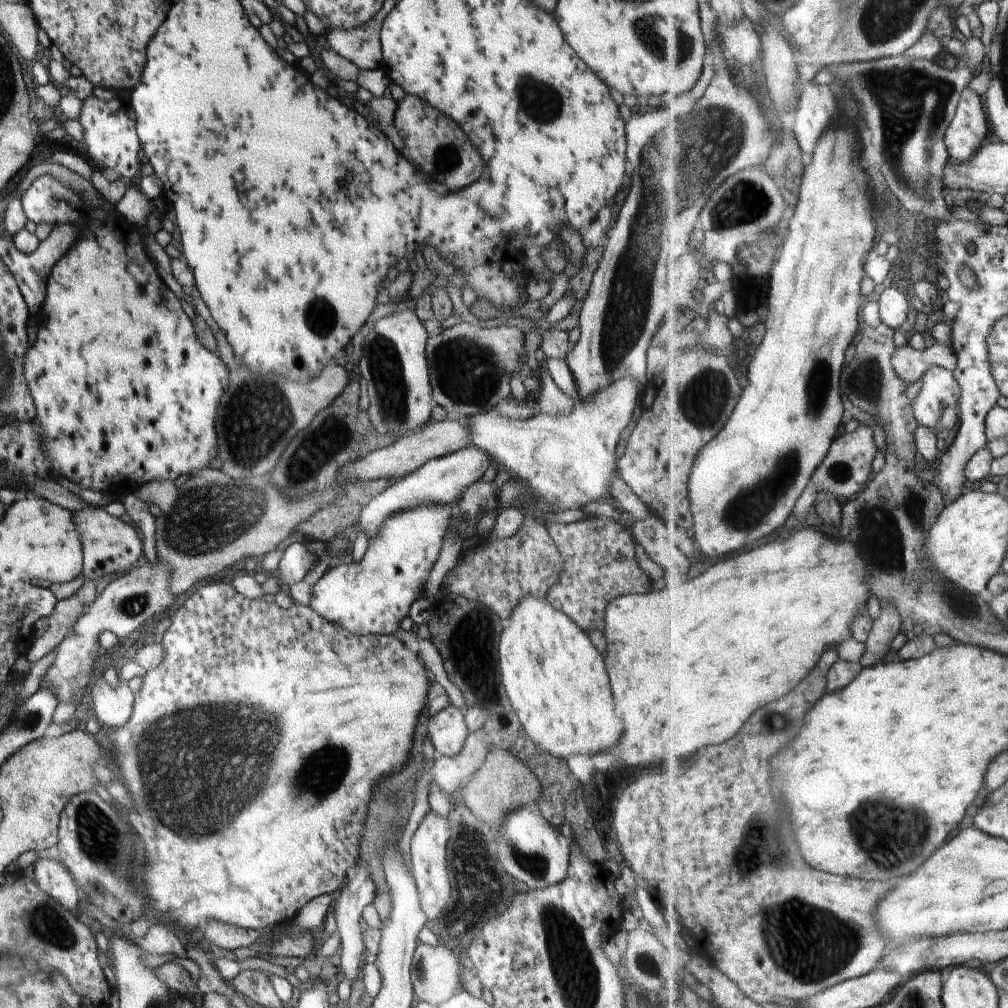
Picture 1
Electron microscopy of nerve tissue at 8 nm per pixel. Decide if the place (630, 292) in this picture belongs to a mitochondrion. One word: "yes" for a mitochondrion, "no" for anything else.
yes

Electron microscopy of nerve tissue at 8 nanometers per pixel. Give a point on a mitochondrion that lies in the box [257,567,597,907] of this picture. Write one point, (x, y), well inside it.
(534, 863)

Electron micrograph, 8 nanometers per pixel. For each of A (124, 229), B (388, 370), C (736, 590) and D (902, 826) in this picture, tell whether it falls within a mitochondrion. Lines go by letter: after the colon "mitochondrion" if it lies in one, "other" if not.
A: other
B: mitochondrion
C: other
D: mitochondrion

